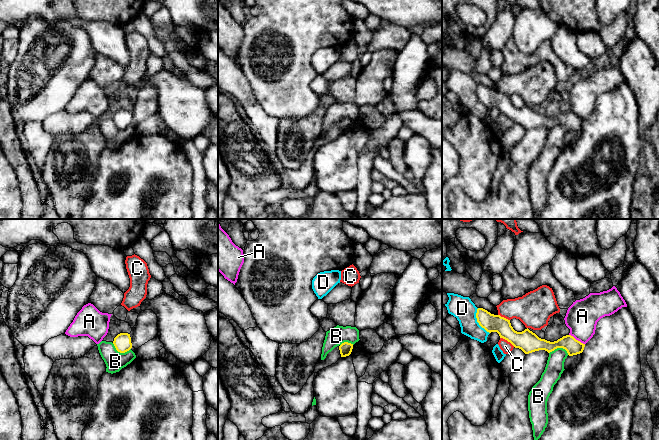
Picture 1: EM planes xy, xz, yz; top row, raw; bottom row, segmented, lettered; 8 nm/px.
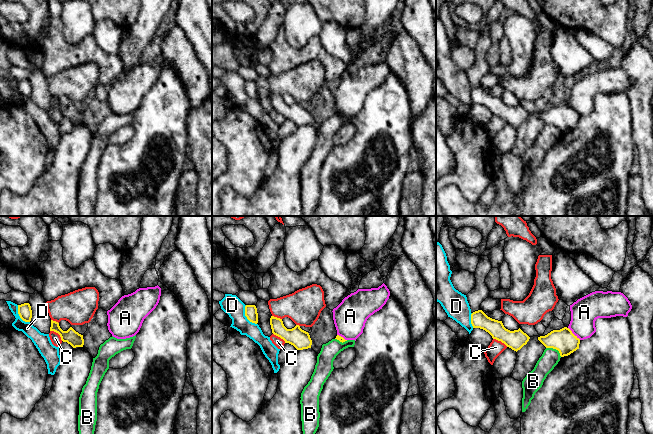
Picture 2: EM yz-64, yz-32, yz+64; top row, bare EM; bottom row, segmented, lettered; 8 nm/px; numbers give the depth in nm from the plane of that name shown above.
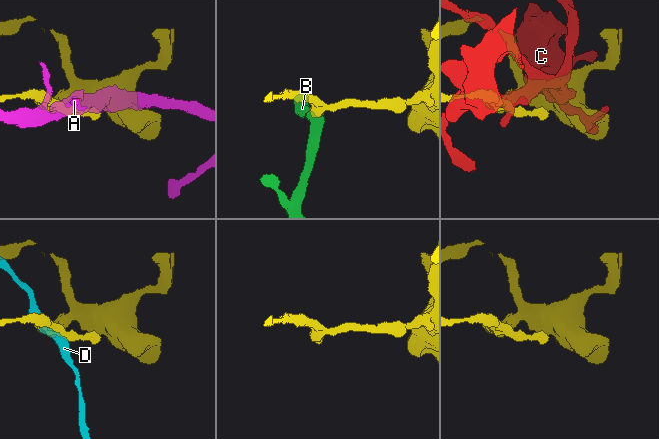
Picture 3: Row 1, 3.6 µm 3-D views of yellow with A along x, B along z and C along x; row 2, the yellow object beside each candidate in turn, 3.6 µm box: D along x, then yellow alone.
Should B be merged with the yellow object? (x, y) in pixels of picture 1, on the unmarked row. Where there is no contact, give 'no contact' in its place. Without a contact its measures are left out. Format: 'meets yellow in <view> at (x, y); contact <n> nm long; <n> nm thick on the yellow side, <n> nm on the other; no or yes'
meets yellow in xy at (120, 128); contact 160 nm long; 140 nm thick on the yellow side, 160 nm on the other; no

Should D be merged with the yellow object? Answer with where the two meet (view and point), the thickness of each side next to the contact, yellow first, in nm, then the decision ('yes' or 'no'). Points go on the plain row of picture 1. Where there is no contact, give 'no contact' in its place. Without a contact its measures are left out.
yz (477, 97) | 140/180 nm | no

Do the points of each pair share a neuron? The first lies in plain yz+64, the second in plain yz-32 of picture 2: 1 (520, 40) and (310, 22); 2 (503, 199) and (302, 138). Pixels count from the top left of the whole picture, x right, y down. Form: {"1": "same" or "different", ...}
{"1": "same", "2": "same"}

